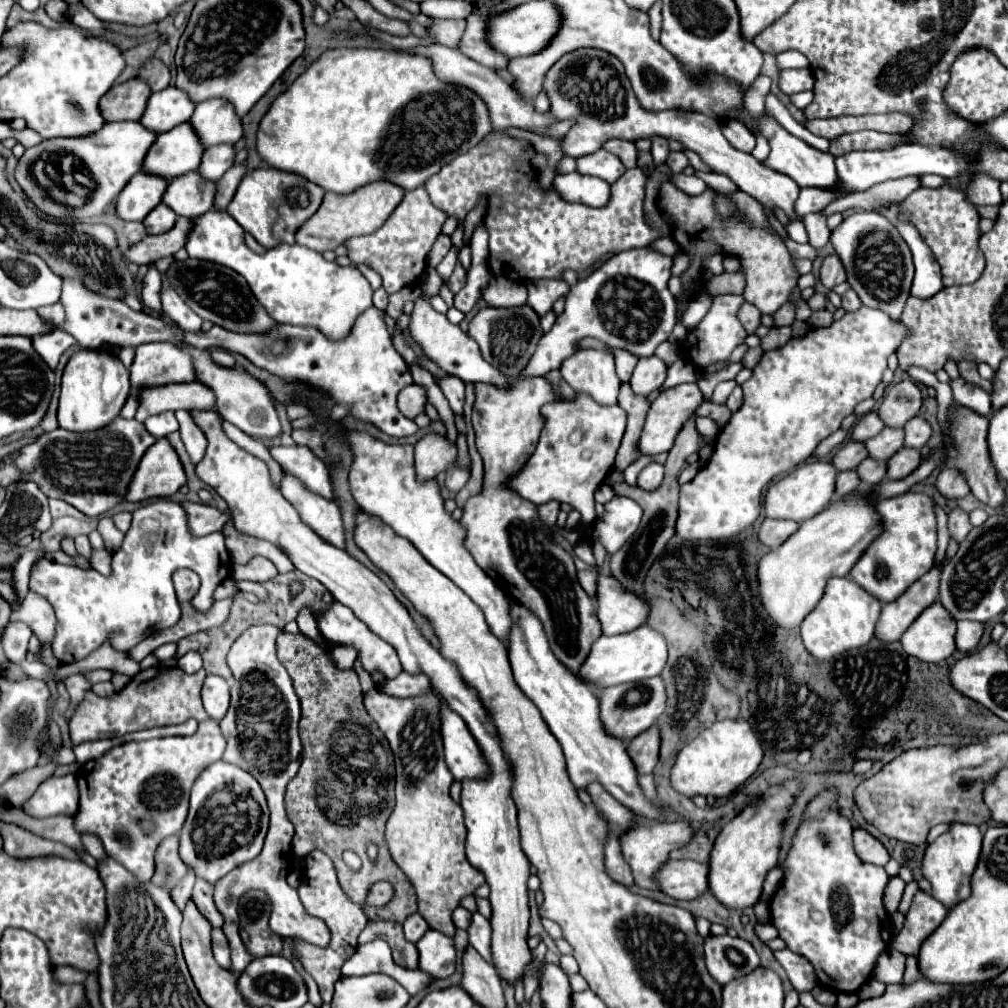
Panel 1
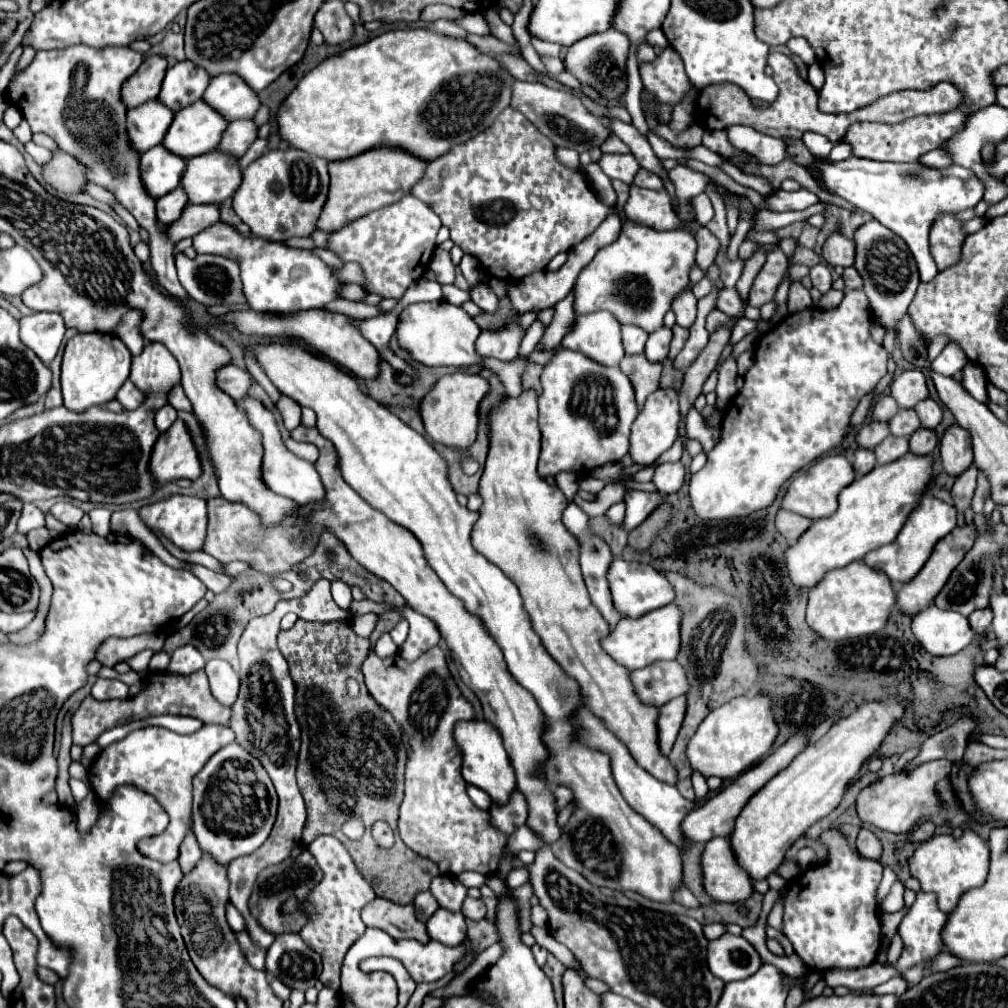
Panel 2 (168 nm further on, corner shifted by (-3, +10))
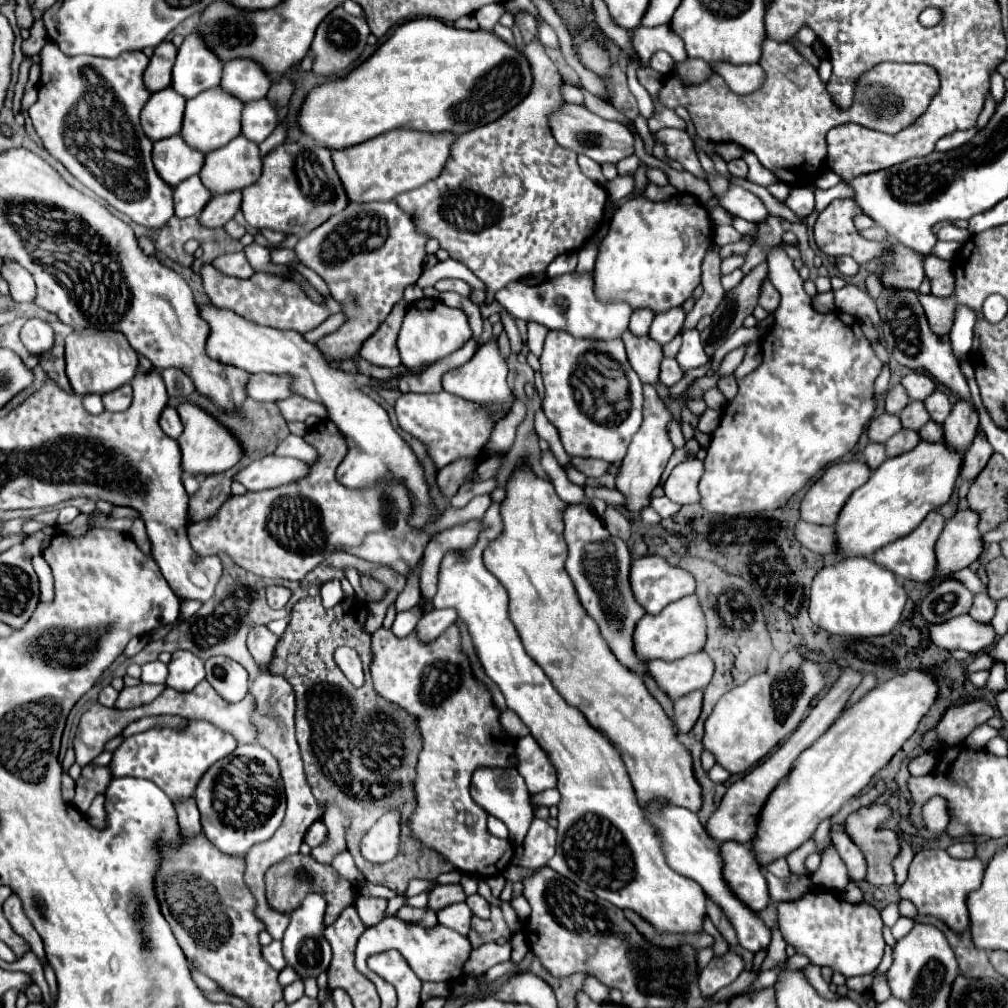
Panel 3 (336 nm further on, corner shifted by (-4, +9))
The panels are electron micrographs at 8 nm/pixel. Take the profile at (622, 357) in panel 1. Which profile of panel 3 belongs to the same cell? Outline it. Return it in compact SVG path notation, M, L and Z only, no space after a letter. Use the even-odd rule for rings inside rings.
M635 309L631 315L631 321L629 321L629 331L635 337L645 337L649 333L653 317L655 317L655 313L651 309Z

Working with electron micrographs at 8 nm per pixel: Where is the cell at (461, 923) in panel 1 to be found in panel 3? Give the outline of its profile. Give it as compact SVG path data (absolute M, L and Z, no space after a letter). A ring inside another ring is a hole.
M471 895L465 899L465 903L469 905L469 909L473 911L473 915L481 917L481 919L489 919L489 903L481 897L481 895Z

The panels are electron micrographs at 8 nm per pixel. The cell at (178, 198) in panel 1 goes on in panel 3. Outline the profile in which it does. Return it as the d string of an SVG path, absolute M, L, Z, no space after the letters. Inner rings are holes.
M243 135L229 141L225 147L205 155L199 171L201 183L211 195L225 195L253 185L261 175L261 155L253 141Z

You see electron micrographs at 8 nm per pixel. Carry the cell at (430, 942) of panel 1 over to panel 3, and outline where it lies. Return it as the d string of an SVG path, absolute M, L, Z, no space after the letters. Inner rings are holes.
M453 903L445 909L441 909L437 913L437 919L439 919L439 925L443 927L449 927L461 935L467 935L469 933L469 923L471 923L471 911L467 907L467 903Z

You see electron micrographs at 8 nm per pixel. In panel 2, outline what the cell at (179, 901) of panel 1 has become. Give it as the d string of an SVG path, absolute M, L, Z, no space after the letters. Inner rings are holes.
M190 828L188 834L186 834L186 838L184 838L184 842L180 844L180 856L178 856L178 860L180 860L182 872L192 870L196 866L196 862L200 860L200 856L202 856L202 850L200 850L200 846L196 842L196 836L194 836L194 832Z

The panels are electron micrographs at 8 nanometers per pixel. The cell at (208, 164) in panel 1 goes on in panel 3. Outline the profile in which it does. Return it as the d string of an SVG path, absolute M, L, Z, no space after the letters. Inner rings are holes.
M267 99L251 101L243 109L241 117L241 135L253 143L261 143L277 127L275 109Z

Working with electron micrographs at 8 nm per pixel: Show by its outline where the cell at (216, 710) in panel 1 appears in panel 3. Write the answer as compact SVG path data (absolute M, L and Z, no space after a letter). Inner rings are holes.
M211 657L205 661L207 681L229 703L237 703L247 695L247 671L229 657Z

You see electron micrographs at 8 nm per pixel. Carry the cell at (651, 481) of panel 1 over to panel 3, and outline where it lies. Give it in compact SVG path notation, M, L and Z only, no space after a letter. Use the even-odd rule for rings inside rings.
M689 459L689 461L679 463L663 485L665 495L679 505L697 503L699 501L697 483L701 475L703 475L703 463L699 459Z

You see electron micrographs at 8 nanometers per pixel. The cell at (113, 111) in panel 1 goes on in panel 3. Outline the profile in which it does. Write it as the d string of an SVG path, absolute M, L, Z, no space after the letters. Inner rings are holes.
M163 41L161 45L157 45L145 73L143 73L143 81L145 87L149 89L149 93L157 93L165 87L171 85L171 69L177 57L177 47L169 41Z

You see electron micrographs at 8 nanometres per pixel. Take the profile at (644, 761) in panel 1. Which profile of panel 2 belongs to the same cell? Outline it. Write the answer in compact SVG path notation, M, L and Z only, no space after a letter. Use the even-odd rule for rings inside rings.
M678 696L664 704L660 708L660 718L658 718L658 730L660 730L660 750L668 756L674 740L678 736L678 730L682 726L686 714L686 696Z

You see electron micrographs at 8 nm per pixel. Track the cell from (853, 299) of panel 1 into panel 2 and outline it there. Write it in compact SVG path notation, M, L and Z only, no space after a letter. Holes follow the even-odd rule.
M854 266L844 268L842 278L844 278L844 282L846 282L846 288L848 288L848 290L858 290L858 288L862 288L862 278L860 278L860 274L856 272L856 268L854 268Z

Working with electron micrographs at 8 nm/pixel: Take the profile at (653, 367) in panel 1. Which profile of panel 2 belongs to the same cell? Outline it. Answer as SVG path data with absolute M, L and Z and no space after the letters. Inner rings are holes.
M658 328L656 332L652 332L648 336L646 342L646 356L652 362L662 362L668 356L668 348L670 348L670 340L672 340L672 328Z

